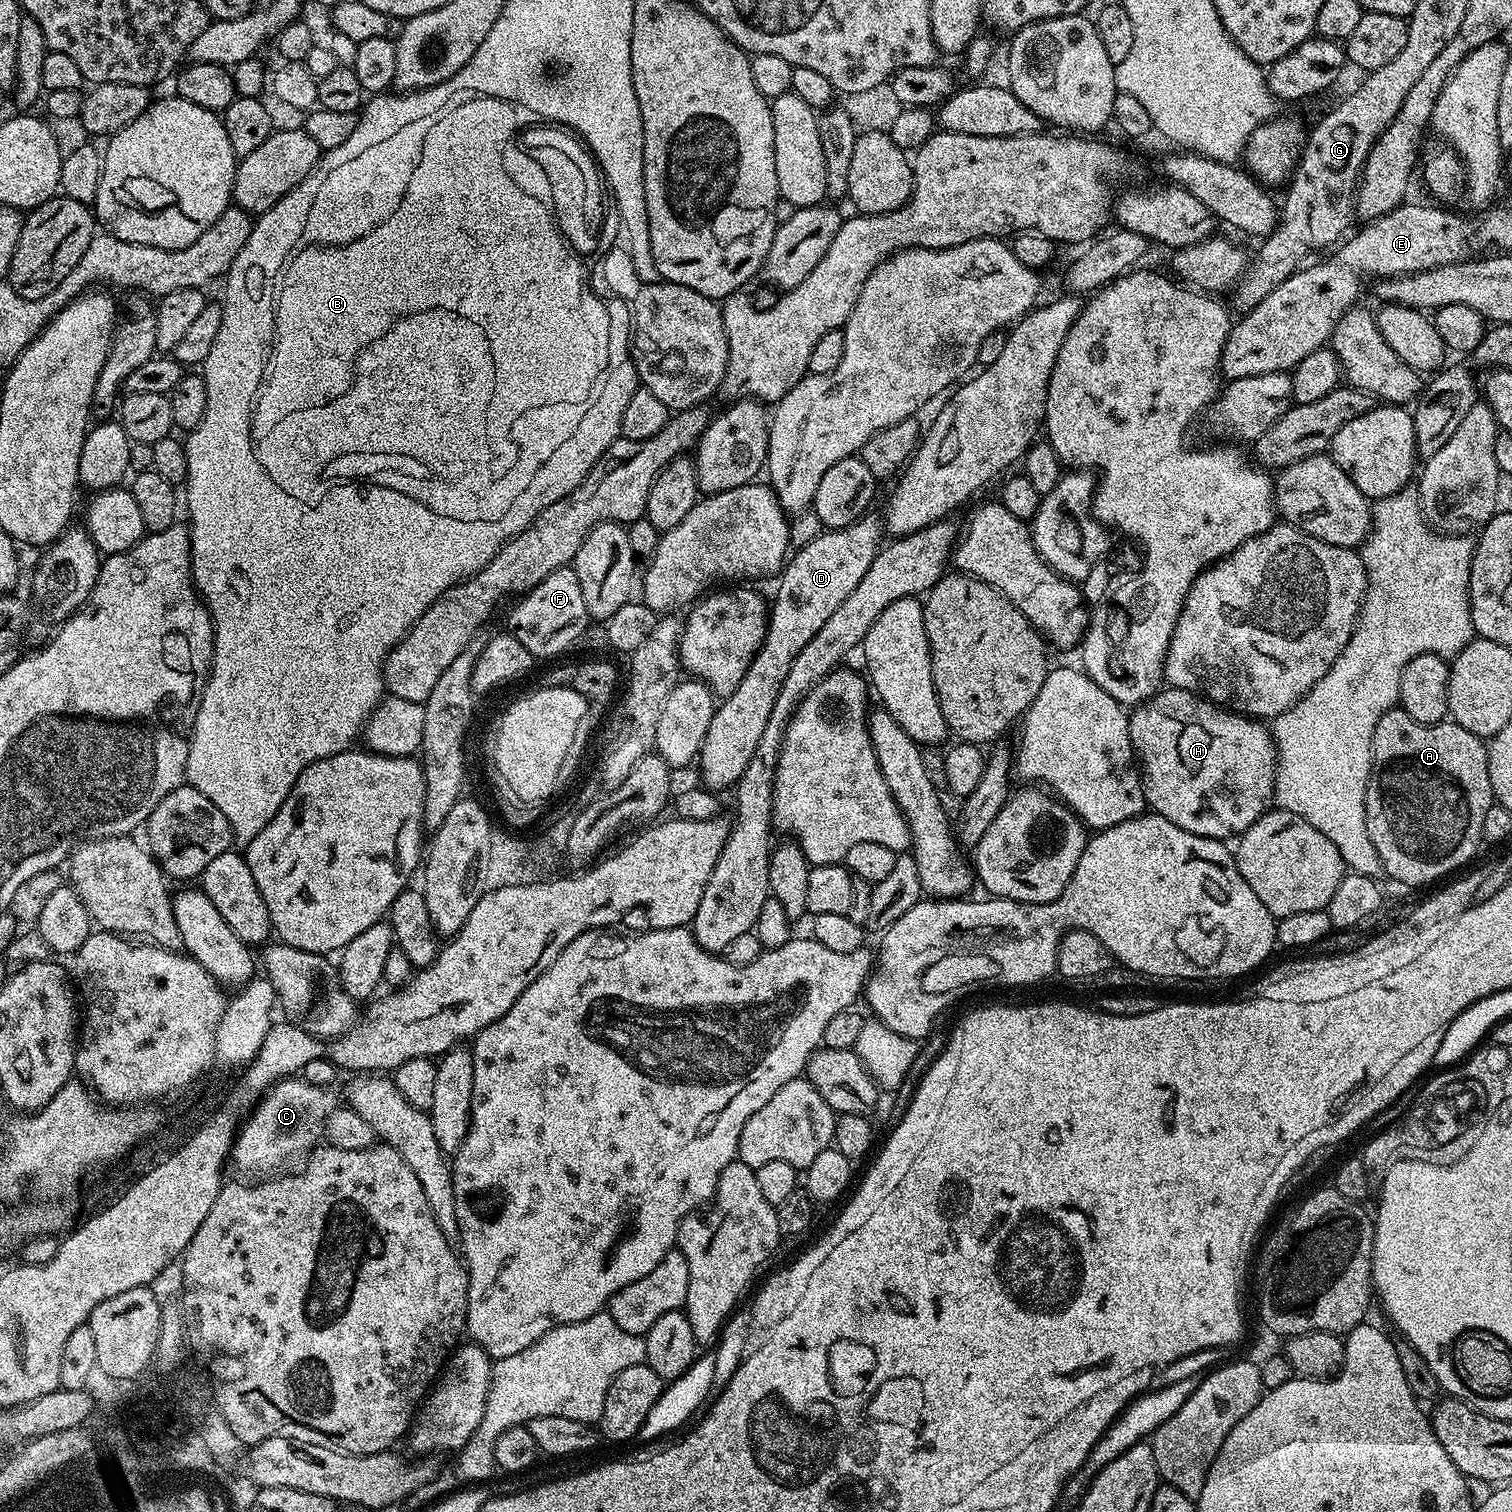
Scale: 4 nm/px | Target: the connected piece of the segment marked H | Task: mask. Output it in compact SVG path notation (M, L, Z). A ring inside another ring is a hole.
M1168 686L1145 700L1143 704L1137 704L1131 709L1128 717L1128 729L1132 739L1132 748L1136 751L1138 767L1144 781L1144 799L1147 807L1155 815L1174 822L1174 826L1182 826L1182 830L1190 830L1190 834L1209 836L1212 840L1227 841L1228 836L1239 837L1240 833L1245 832L1250 826L1254 826L1254 822L1262 813L1269 811L1276 790L1276 741L1267 723L1251 716L1241 716L1240 713L1214 704L1197 693L1187 692L1185 688Z

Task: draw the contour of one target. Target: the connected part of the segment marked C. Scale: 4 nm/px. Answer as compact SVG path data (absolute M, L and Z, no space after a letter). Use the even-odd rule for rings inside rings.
M301 1078L277 1080L267 1092L261 1095L251 1111L243 1117L242 1123L239 1125L232 1141L231 1167L236 1167L240 1172L249 1172L252 1175L249 1177L260 1178L265 1174L279 1173L283 1169L280 1167L287 1160L298 1159L297 1161L299 1161L301 1158L307 1157L317 1147L322 1136L322 1125L334 1110L330 1092L327 1087L311 1085L310 1082Z

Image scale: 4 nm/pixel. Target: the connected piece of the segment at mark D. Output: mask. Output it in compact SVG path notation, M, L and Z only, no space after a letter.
M865 514L845 528L821 531L814 542L795 549L787 557L779 573L780 585L776 588L776 601L773 599L768 613L768 633L764 642L756 649L756 657L750 662L742 682L717 707L712 716L710 730L700 747L698 765L703 787L709 790L731 789L742 778L750 758L758 750L758 738L770 722L770 710L778 702L778 690L794 666L794 658L802 654L802 646L822 630L826 618L846 602L854 586L862 582L870 562L879 554L882 547L880 532L882 520L879 515Z

